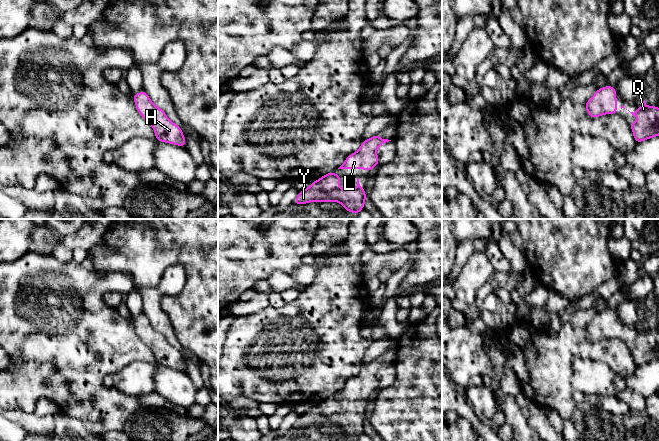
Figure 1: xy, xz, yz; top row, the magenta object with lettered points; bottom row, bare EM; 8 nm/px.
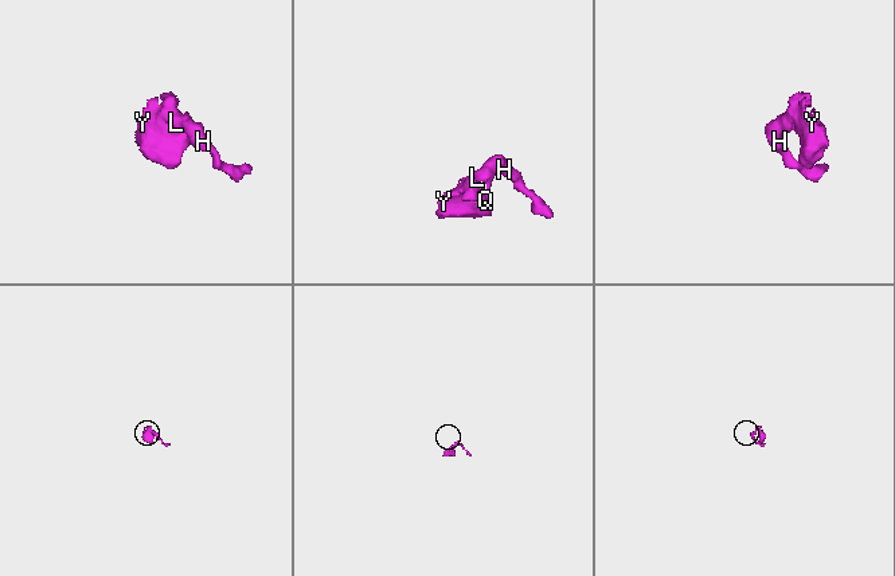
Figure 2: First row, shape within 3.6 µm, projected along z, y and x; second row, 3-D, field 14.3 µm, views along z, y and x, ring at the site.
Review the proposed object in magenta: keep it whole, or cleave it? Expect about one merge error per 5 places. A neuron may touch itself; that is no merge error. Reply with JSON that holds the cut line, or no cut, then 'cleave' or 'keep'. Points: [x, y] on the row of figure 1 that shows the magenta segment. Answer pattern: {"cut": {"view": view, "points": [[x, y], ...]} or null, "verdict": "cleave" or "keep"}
{"cut": null, "verdict": "keep"}

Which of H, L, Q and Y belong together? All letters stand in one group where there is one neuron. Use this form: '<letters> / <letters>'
H L Q Y

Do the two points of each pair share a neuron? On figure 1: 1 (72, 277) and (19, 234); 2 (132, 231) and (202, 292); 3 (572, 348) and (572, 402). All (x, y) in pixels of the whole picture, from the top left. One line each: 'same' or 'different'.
1: different
2: same
3: same

